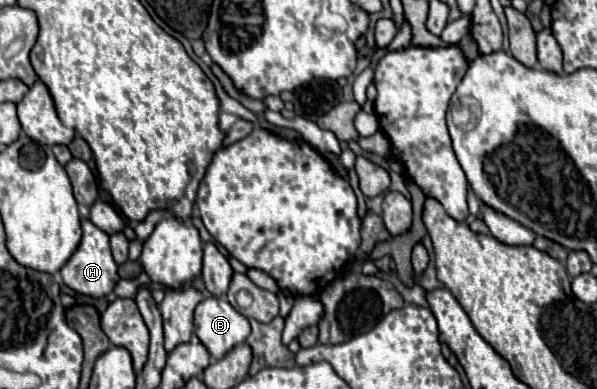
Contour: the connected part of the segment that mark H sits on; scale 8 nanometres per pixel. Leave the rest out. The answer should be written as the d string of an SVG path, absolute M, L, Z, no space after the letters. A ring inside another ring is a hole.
M83 218L81 224L83 224L81 244L75 250L75 254L69 258L69 262L61 268L61 276L71 290L93 296L93 298L103 298L103 296L111 294L115 284L119 282L117 264L115 264L115 260L111 256L111 248L109 248L109 236L103 230L99 230L89 218Z

